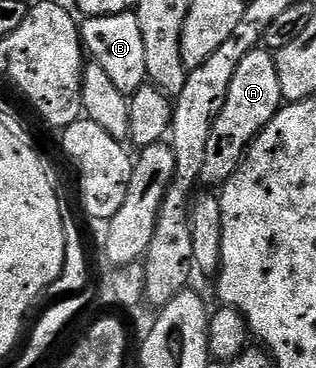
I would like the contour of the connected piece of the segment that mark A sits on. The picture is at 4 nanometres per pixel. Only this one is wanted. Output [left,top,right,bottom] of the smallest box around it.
[200,47,282,187]

